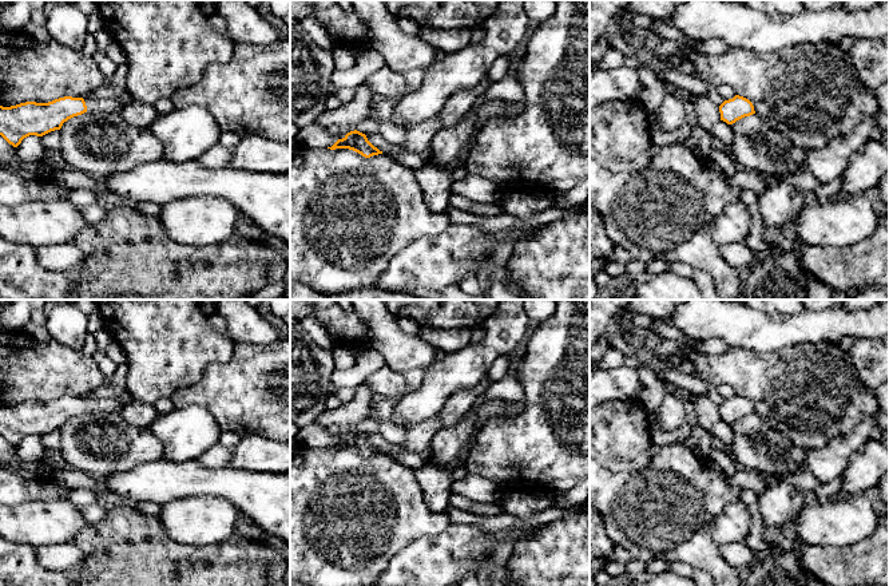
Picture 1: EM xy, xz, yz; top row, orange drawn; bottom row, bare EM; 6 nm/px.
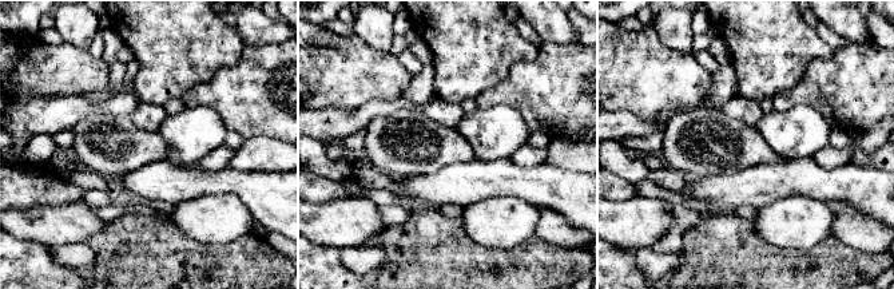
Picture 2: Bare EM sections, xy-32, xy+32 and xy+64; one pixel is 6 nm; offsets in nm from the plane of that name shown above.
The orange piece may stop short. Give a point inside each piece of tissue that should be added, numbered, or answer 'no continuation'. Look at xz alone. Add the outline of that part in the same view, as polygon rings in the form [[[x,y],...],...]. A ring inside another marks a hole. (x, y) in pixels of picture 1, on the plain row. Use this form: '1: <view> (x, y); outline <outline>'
no continuation

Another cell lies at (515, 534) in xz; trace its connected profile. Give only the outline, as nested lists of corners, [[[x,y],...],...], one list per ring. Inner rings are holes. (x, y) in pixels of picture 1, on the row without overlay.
[[[521,524],[521,526],[513,526],[497,531],[488,531],[483,541],[483,545],[484,547],[491,550],[493,550],[495,547],[497,547],[499,545],[507,541],[516,545],[517,542],[531,536],[536,531],[536,528],[537,526]]]

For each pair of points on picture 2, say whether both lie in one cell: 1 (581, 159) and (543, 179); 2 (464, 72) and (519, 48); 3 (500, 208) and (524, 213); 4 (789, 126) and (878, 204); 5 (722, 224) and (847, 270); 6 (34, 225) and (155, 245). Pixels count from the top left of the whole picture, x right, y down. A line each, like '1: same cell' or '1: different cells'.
1: different cells
2: same cell
3: same cell
4: different cells
5: same cell
6: different cells

